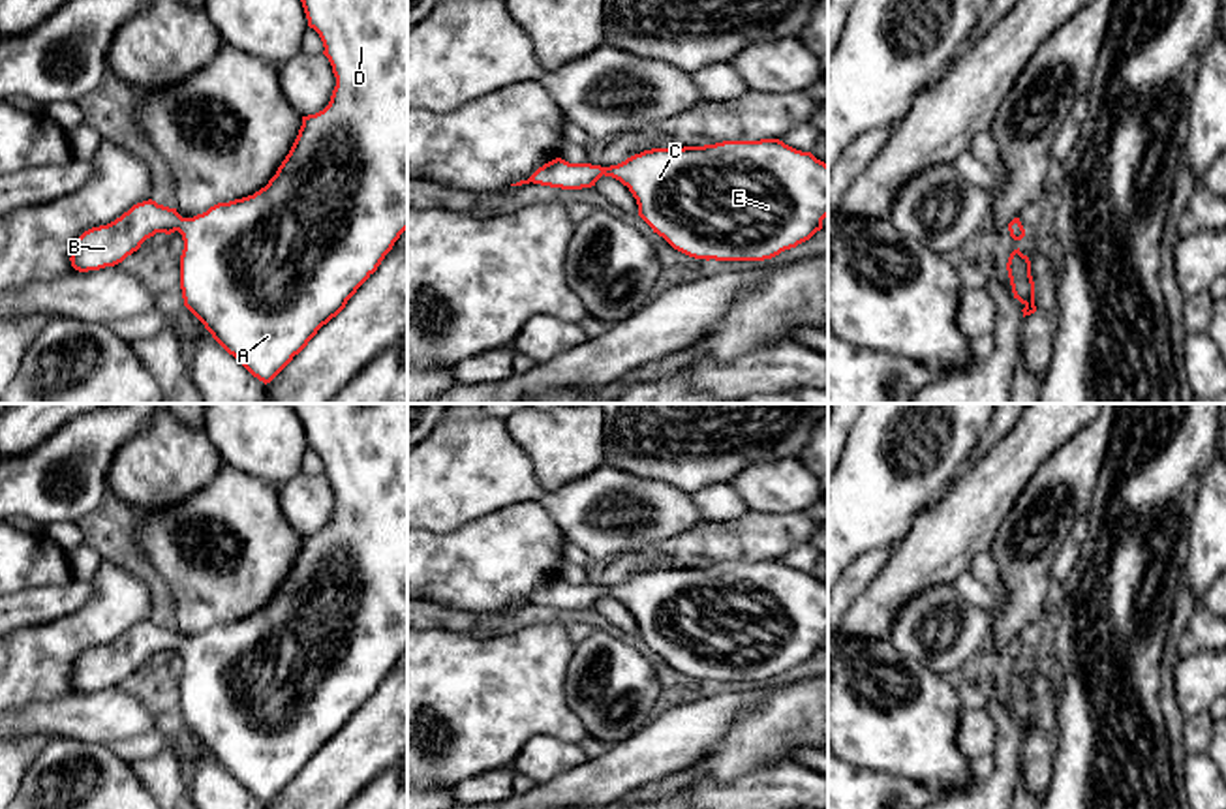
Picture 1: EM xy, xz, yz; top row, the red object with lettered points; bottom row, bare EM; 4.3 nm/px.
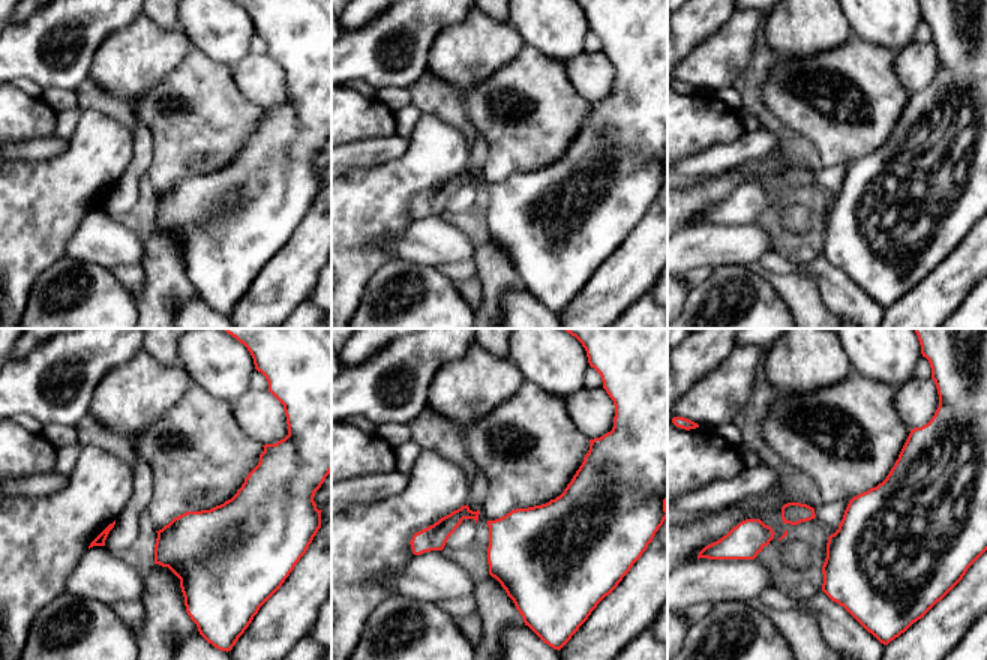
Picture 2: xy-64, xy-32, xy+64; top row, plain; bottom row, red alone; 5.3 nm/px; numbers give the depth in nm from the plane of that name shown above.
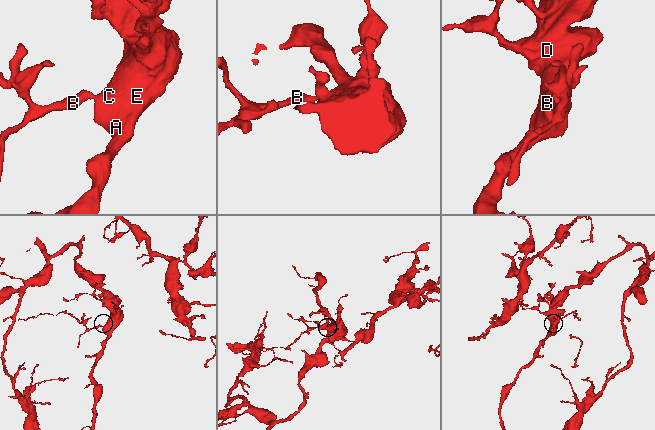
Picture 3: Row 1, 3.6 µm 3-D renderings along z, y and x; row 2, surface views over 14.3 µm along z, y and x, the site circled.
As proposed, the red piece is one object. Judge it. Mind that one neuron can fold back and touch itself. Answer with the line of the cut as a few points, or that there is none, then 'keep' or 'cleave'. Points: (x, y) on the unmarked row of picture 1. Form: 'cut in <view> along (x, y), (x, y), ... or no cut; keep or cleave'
no cut; keep

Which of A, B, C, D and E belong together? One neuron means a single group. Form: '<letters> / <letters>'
A B C D E

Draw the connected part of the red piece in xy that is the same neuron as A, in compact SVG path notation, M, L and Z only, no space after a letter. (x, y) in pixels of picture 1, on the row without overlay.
M287 404L302 422L308 447L314 449L323 462L323 475L332 486L336 507L329 526L315 533L302 537L299 556L278 588L276 595L265 608L253 616L218 623L207 633L193 638L182 638L176 629L158 625L148 619L133 625L128 633L107 646L84 651L71 672L71 687L79 693L100 691L122 683L128 676L137 672L141 664L156 653L171 655L178 651L184 661L180 676L180 710L184 726L205 745L212 758L233 775L253 798L270 803L291 781L299 775L317 751L336 738L357 713L357 710L377 691L394 663L407 649L407 404Z

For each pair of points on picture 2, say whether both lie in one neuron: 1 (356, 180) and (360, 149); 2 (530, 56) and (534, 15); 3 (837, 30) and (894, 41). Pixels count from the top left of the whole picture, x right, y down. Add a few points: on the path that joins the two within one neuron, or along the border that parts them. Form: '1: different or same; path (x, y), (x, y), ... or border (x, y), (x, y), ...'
1: different; border (392, 159), (383, 164), (353, 167), (347, 171)
2: different; border (525, 44), (563, 63)
3: different; border (843, 15), (852, 32)

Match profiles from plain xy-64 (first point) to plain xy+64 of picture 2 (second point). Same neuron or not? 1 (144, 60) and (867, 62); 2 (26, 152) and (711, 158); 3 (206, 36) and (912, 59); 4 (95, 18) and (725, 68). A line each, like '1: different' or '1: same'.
1: different
2: same
3: different
4: same

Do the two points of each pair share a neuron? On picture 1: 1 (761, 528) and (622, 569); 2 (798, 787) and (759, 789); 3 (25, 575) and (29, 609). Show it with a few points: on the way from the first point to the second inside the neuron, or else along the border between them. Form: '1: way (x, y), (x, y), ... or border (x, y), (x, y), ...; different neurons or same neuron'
1: way (727, 541), (667, 550), (656, 556); same neuron
2: way (789, 787), (768, 789); same neuron
3: border (70, 580), (23, 588), (19, 592); different neurons

